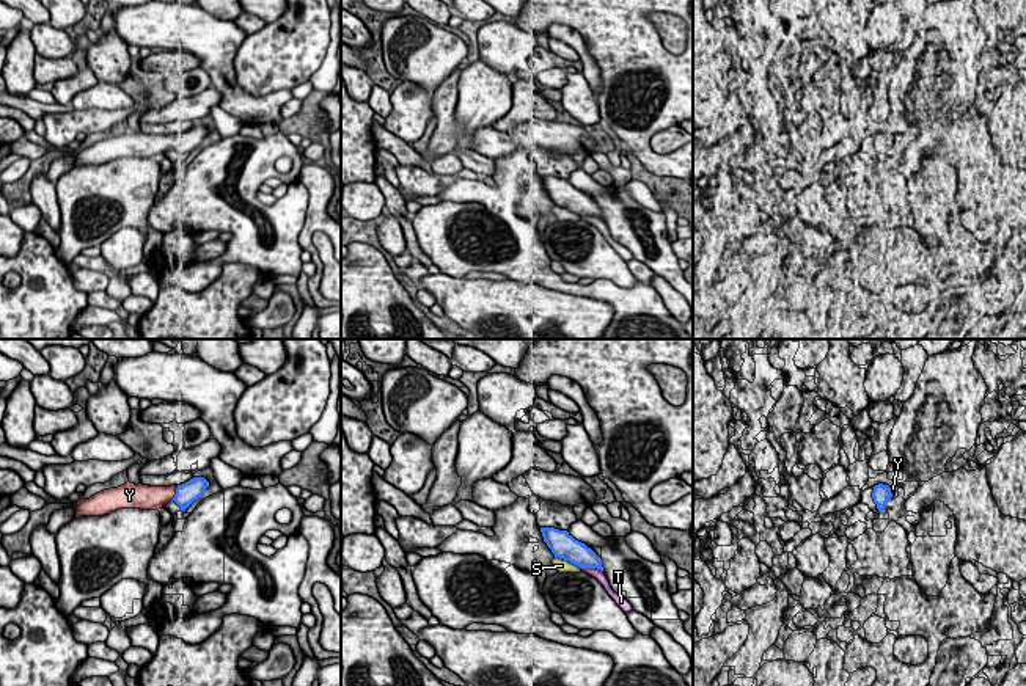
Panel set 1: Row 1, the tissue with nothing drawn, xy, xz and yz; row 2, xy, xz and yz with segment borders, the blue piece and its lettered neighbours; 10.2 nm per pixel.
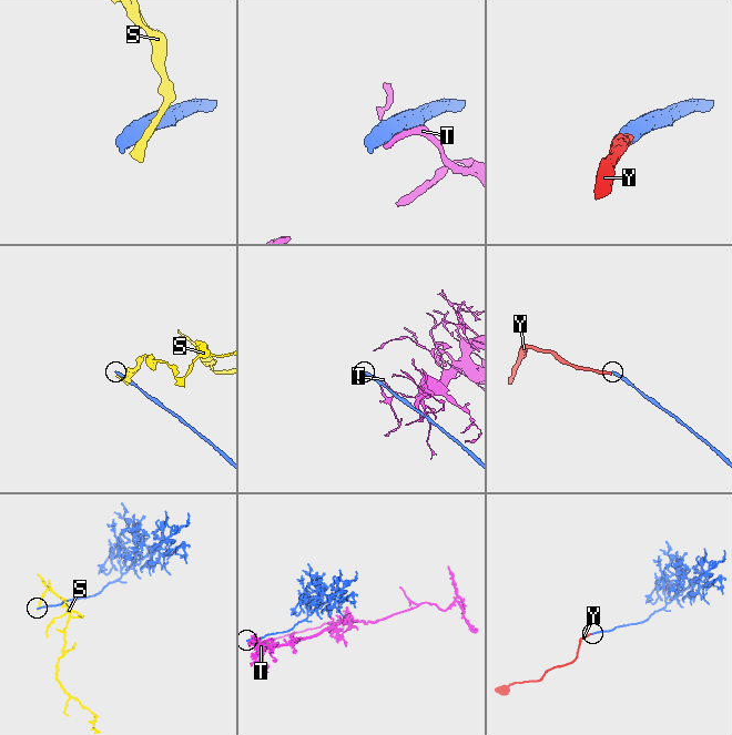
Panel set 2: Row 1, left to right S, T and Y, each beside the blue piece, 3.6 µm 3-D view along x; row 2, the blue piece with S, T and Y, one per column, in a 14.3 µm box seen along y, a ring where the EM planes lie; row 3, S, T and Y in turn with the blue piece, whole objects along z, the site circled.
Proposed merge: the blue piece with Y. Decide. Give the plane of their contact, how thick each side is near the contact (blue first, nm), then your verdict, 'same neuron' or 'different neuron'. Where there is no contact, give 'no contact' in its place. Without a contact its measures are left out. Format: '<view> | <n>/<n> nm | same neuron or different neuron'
xy | 220/260 nm | same neuron

